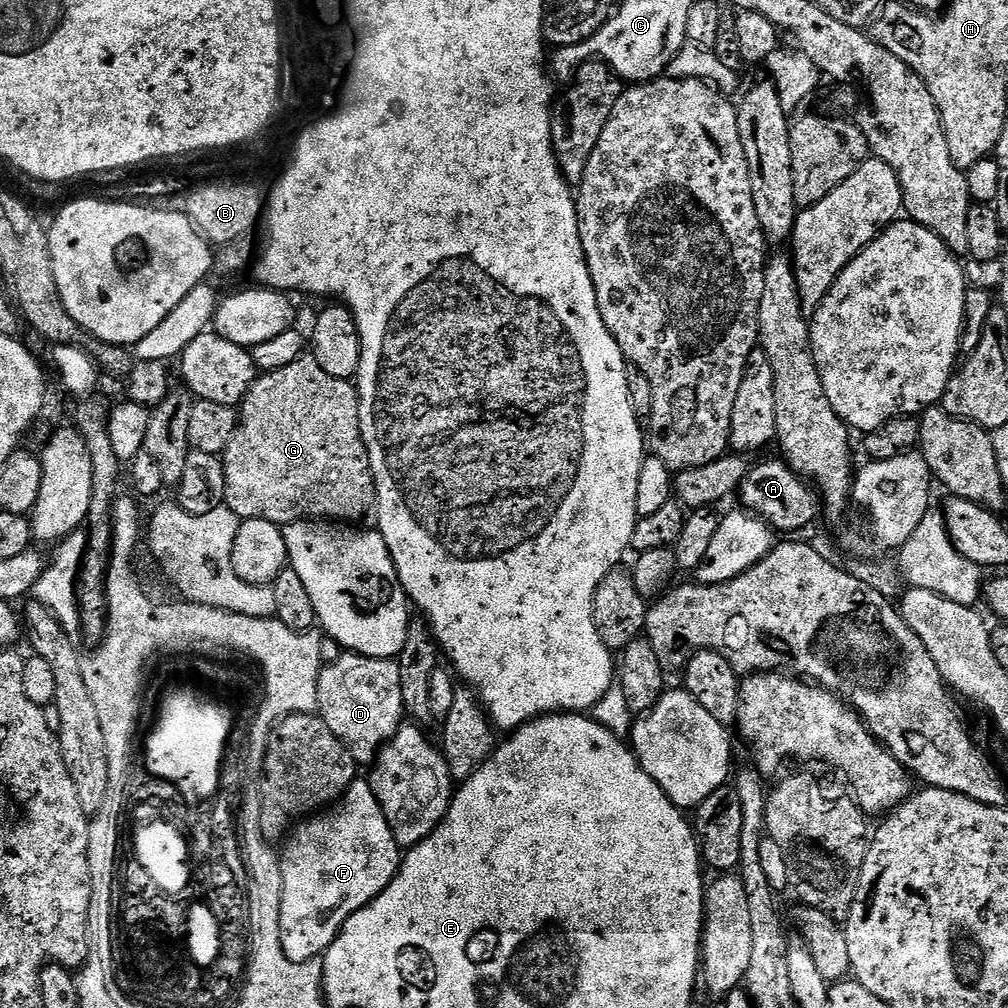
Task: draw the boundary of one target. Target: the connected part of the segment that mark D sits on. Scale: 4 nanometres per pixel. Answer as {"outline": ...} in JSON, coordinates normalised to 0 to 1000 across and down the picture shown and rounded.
{"outline":[[[337,649],[330,659],[322,658],[315,673],[315,708],[345,741],[354,759],[365,760],[385,737],[402,713],[396,658],[352,649]]]}

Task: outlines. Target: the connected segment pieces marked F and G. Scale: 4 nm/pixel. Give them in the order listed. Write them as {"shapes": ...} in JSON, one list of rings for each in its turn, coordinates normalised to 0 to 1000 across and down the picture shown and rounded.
{"shapes":[[[[355,772],[341,785],[340,791],[316,808],[310,808],[295,816],[285,830],[286,838],[278,845],[280,859],[280,907],[278,926],[280,942],[288,954],[304,954],[320,949],[333,933],[337,921],[351,906],[359,903],[397,862],[399,842],[383,815],[383,808],[364,773]]],[[[301,351],[295,355],[294,358],[288,359],[287,362],[280,363],[279,366],[272,366],[270,368],[263,368],[261,371],[255,372],[253,379],[248,383],[248,387],[242,392],[241,397],[236,402],[236,416],[234,418],[234,426],[229,435],[226,436],[226,440],[222,443],[220,449],[222,458],[222,469],[224,470],[224,486],[222,487],[222,500],[232,511],[238,513],[239,517],[244,516],[267,516],[276,521],[290,520],[293,516],[305,516],[307,514],[320,514],[330,518],[344,518],[350,522],[361,518],[361,515],[368,513],[373,506],[373,479],[371,478],[371,470],[367,462],[367,450],[363,446],[363,438],[359,435],[359,423],[357,422],[357,391],[352,380],[336,377],[327,371],[323,371],[323,367],[319,367],[319,363],[315,363],[313,354],[309,351]]]]}

